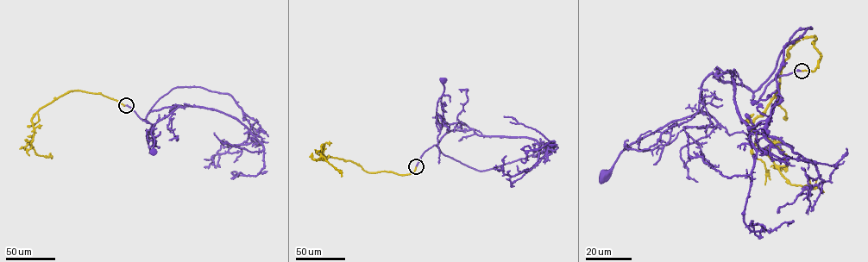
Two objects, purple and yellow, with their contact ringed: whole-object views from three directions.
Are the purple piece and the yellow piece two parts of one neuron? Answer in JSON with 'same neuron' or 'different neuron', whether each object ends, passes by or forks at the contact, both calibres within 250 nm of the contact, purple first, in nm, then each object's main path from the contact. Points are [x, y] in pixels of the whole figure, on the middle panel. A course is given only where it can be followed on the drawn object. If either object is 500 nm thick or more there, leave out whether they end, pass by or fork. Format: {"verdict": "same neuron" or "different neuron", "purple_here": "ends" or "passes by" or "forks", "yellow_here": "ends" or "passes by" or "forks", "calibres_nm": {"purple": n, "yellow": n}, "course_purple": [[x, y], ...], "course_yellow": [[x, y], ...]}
{"verdict": "same neuron", "purple_here": "ends", "yellow_here": "ends", "calibres_nm": {"purple": 240, "yellow": 280}, "course_purple": [[416, 166], [421, 155], [446, 133], [471, 128], [462, 122], [444, 121], [443, 81]], "course_yellow": [[416, 166], [408, 174], [367, 172], [349, 160], [325, 157], [321, 152], [323, 146], [321, 154], [341, 176]]}

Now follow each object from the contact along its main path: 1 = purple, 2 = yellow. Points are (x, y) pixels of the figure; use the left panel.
1: (126, 105), (144, 119), (150, 111), (181, 106), (152, 127), (153, 152)
2: (126, 105), (100, 94), (75, 90), (40, 108), (31, 120), (34, 134), (31, 146), (38, 155), (51, 159)

